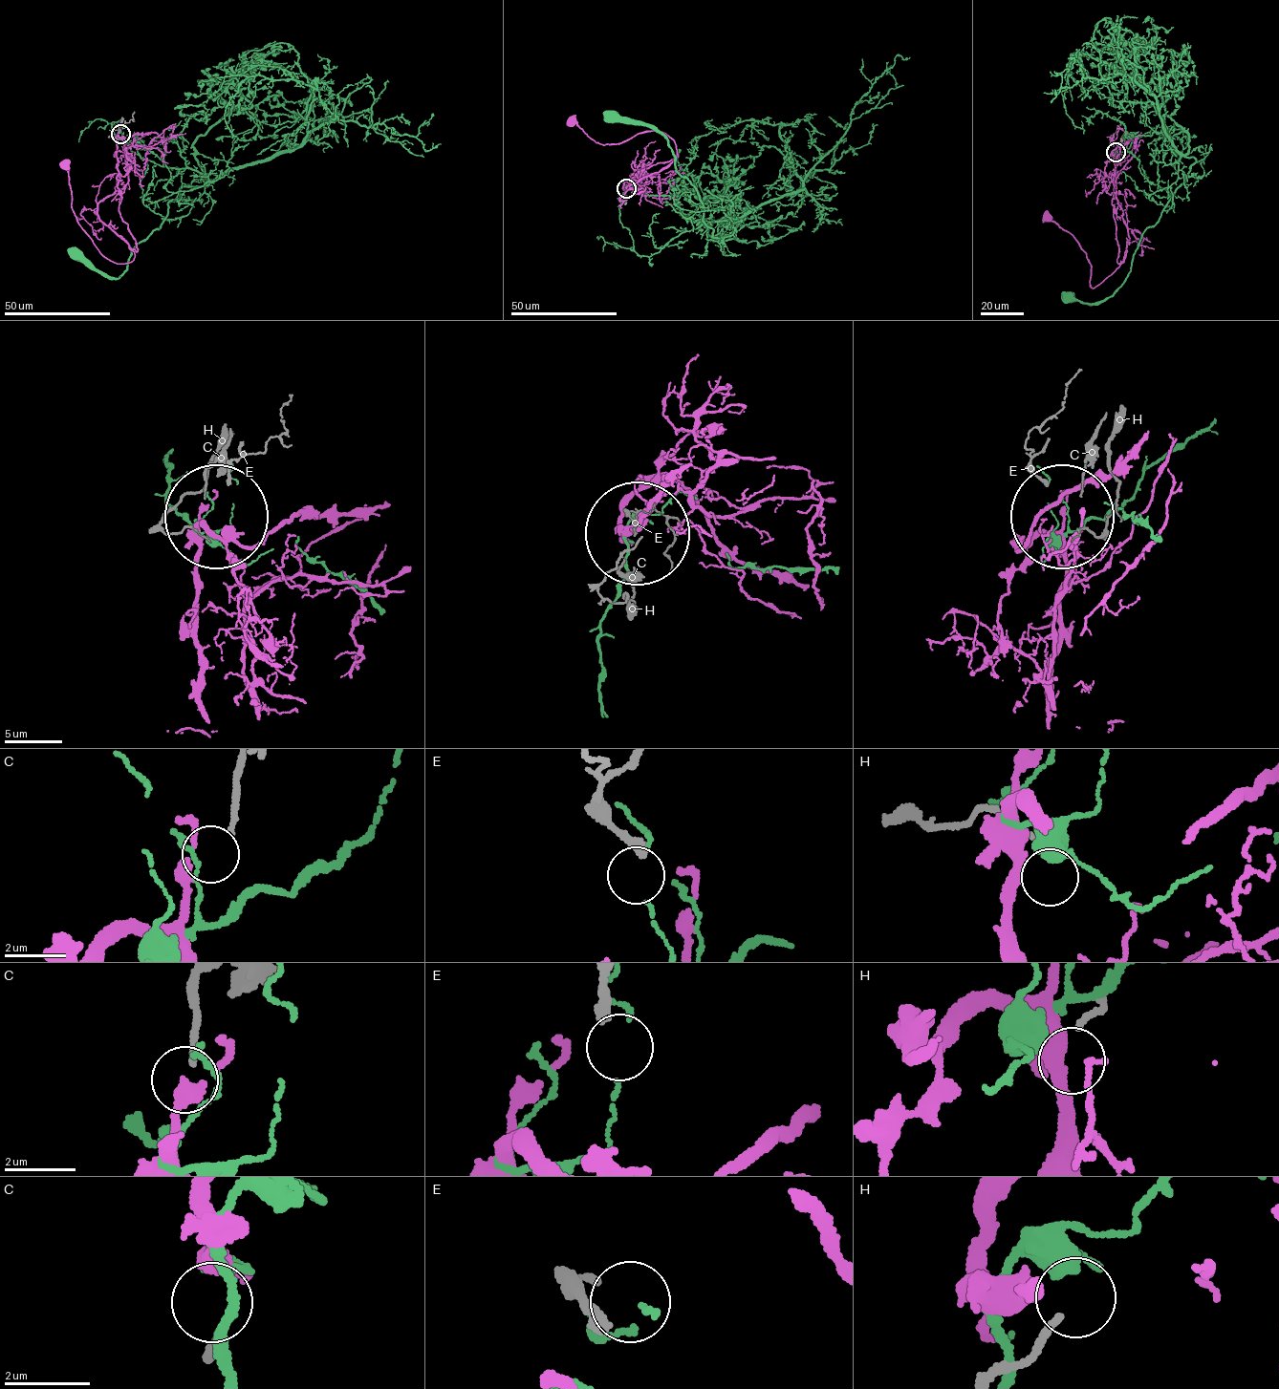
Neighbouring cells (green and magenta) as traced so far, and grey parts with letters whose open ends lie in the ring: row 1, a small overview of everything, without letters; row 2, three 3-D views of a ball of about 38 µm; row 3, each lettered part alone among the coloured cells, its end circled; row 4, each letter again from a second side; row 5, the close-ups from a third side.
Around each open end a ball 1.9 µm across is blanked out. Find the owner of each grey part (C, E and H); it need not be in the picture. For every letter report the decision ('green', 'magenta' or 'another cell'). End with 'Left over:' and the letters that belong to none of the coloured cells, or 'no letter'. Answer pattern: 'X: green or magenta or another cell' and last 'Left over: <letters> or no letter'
C: magenta
E: another cell
H: another cell
Left over: E, H

